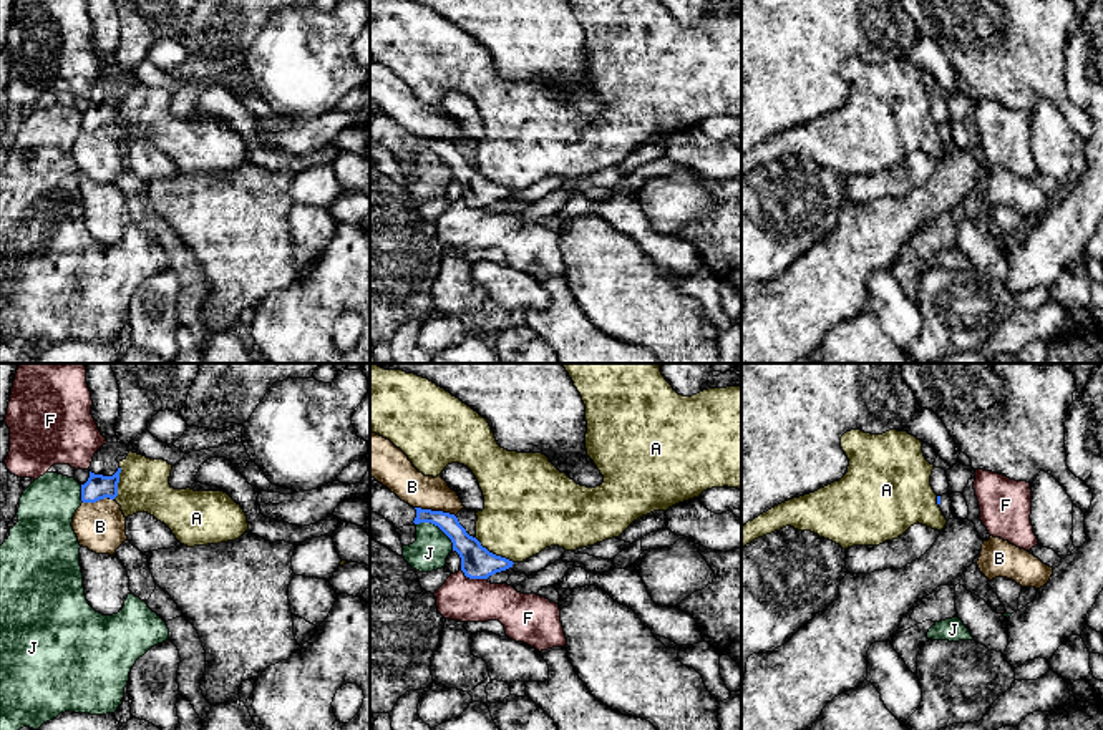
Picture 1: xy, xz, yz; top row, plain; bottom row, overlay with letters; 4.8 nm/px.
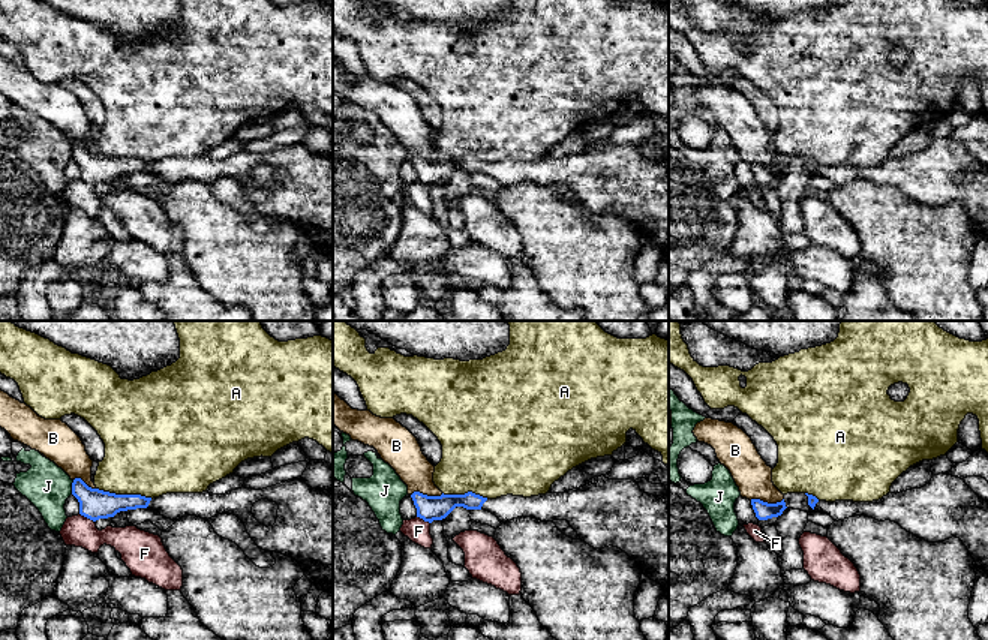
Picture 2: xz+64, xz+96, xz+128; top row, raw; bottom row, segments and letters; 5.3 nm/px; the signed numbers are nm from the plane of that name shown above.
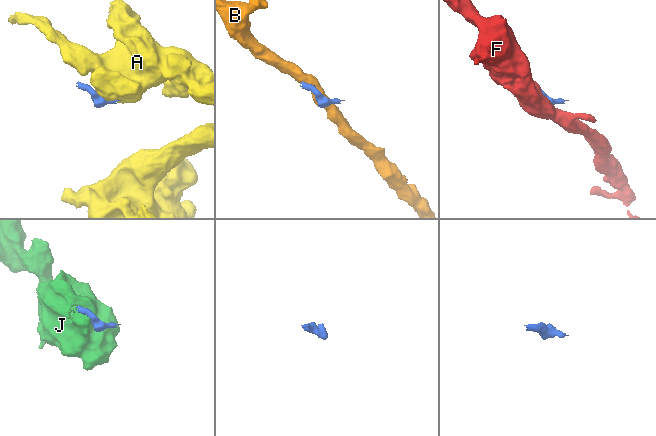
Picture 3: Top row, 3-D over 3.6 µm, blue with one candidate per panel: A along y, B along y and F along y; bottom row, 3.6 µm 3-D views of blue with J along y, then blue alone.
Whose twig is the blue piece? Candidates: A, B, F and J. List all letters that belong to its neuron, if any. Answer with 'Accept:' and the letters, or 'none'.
Accept: none

